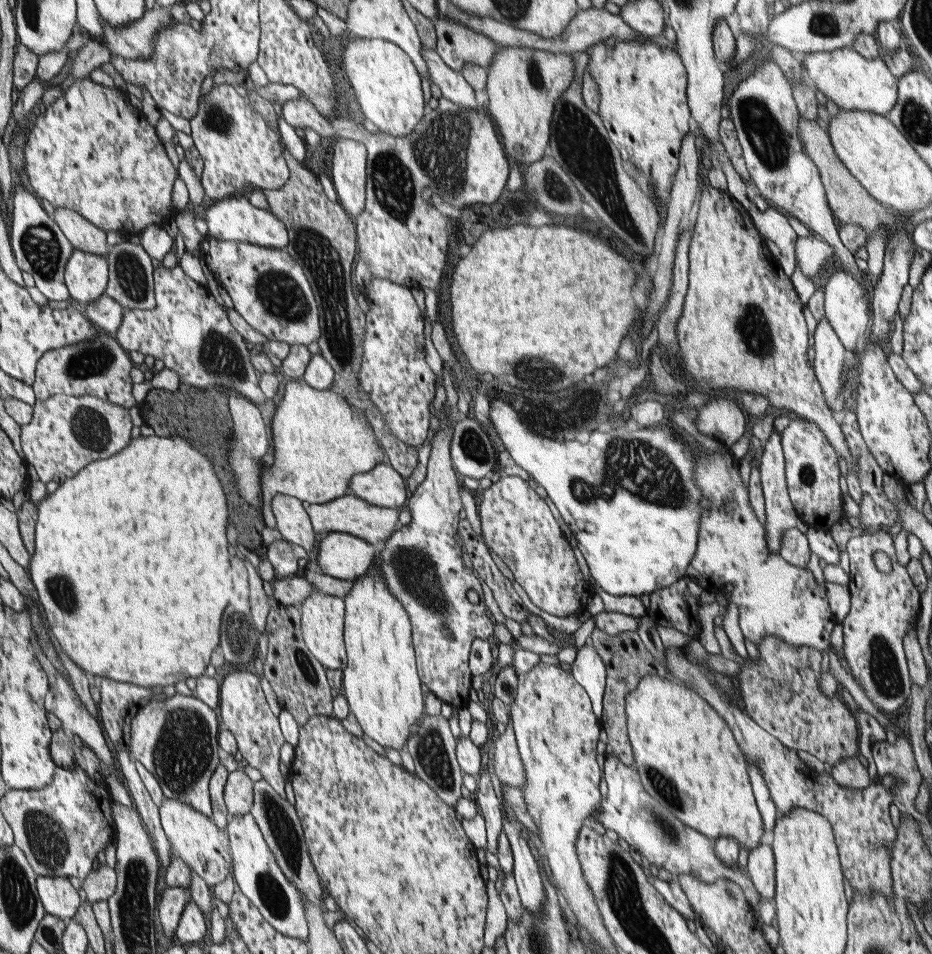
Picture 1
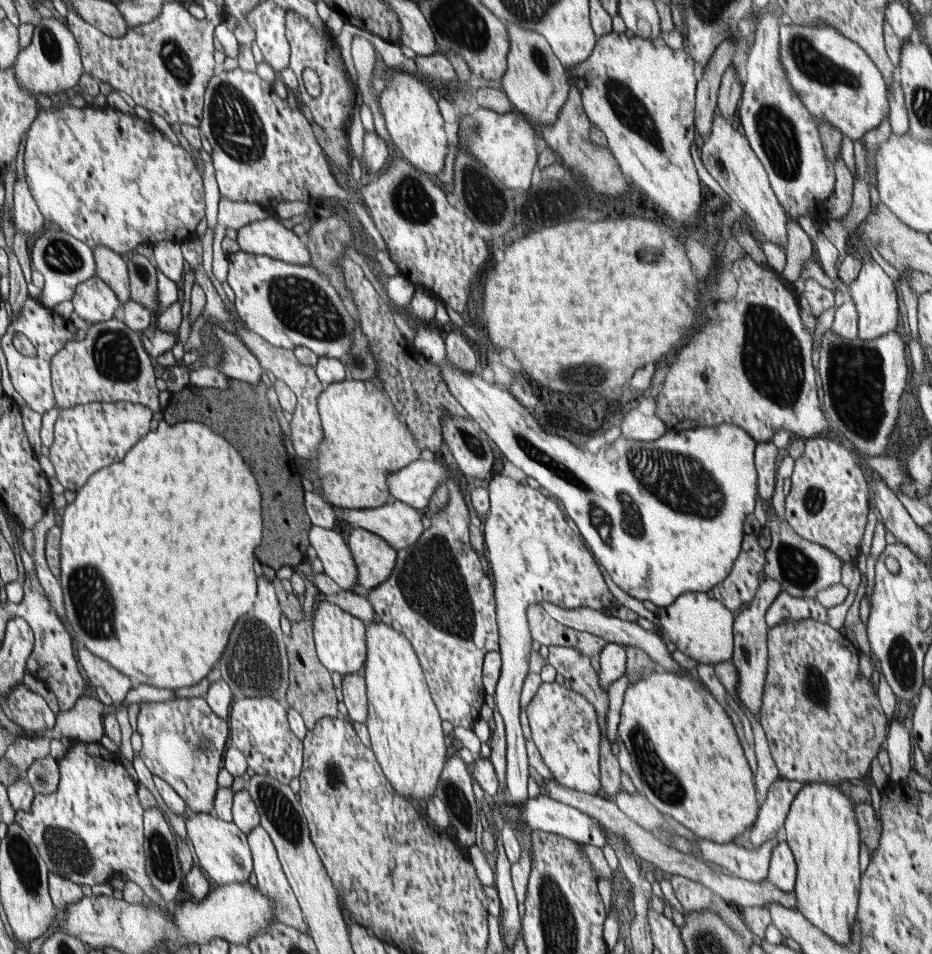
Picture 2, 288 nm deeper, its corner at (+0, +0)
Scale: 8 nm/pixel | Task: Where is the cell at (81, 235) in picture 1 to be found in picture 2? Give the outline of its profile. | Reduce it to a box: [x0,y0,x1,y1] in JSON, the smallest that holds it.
[91,246,131,302]

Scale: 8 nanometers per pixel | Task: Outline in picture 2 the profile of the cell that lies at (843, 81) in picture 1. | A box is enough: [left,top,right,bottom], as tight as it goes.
[779,24,889,138]

